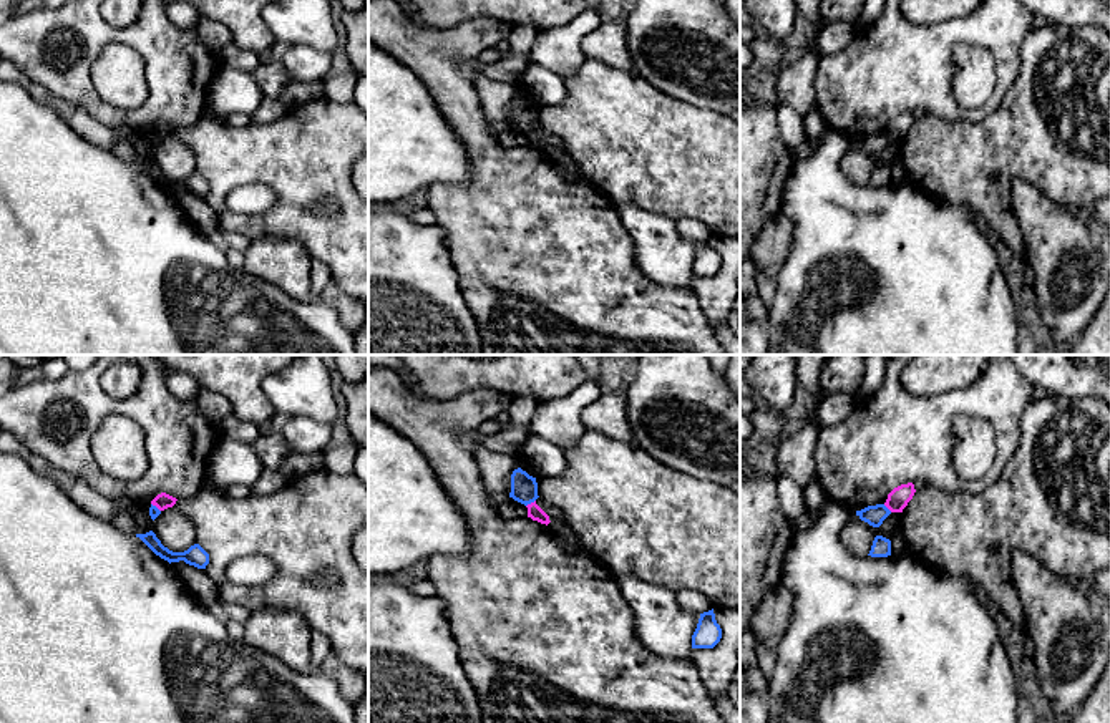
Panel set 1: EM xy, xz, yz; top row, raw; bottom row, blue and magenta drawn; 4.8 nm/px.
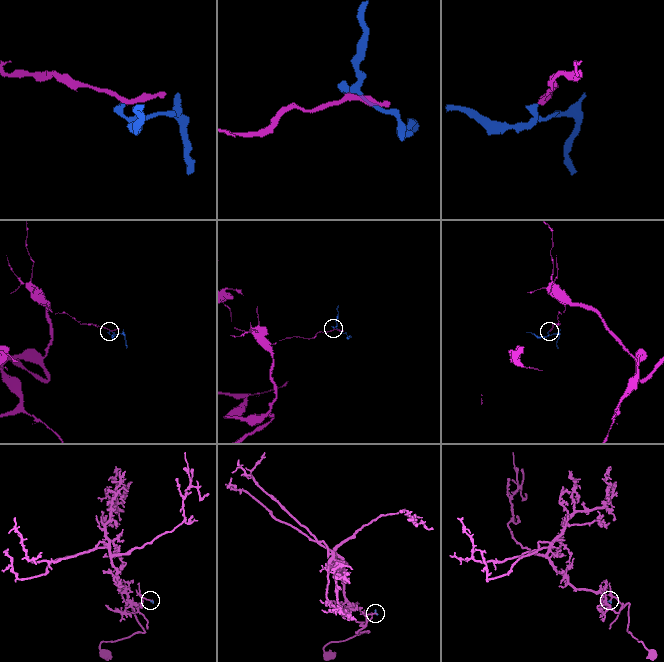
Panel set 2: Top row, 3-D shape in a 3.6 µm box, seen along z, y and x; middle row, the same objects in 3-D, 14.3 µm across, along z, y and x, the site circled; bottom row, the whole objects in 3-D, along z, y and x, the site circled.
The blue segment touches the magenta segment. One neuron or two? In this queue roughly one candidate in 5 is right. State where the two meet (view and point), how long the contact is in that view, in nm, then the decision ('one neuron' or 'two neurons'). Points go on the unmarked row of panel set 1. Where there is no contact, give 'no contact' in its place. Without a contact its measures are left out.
xz (530, 131) | 60 nm | two neurons

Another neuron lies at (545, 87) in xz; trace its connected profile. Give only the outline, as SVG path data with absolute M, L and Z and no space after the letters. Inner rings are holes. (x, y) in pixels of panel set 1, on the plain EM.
M536 61L528 65L521 83L536 106L559 104L567 95L566 80Z

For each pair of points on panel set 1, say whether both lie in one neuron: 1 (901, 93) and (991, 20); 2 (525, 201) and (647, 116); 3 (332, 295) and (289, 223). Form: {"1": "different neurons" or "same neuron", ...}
{"1": "same neuron", "2": "different neurons", "3": "different neurons"}

